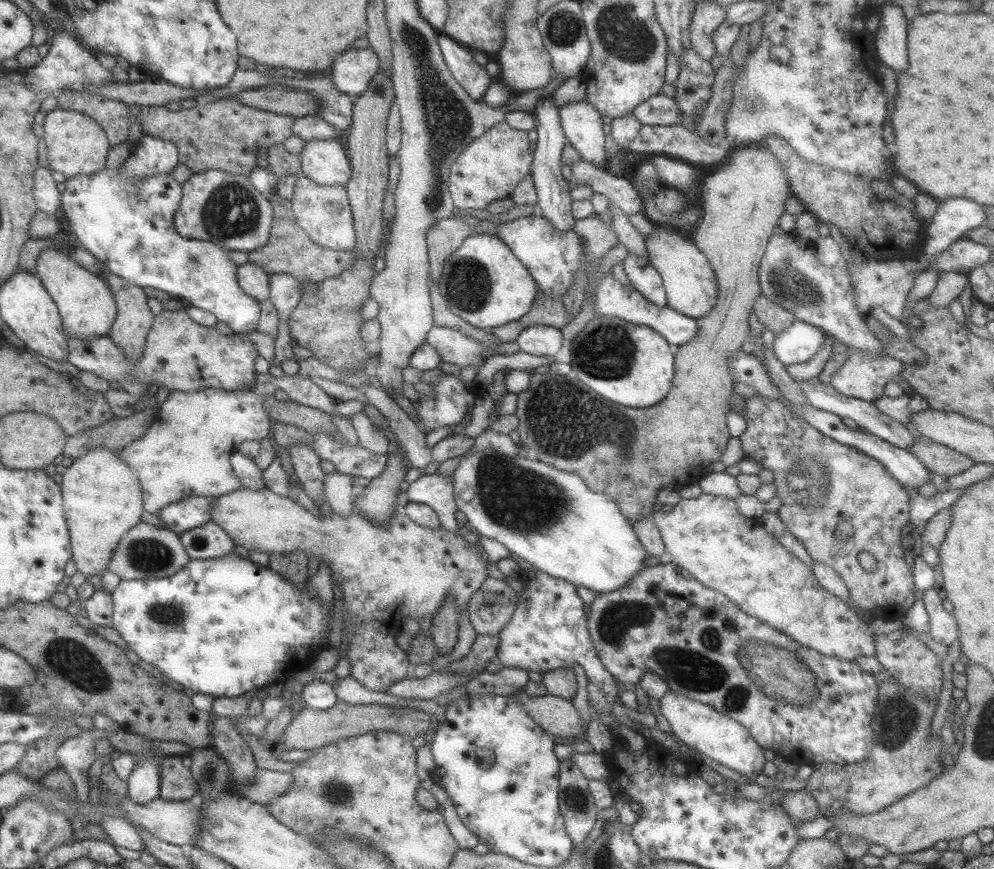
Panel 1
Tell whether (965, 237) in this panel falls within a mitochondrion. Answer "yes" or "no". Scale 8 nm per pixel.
no

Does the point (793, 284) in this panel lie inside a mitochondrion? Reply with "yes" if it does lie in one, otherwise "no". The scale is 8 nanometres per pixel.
yes

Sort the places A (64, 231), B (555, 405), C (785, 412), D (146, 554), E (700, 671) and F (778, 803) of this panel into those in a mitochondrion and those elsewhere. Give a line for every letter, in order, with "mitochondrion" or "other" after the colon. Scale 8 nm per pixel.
A: other
B: mitochondrion
C: other
D: mitochondrion
E: mitochondrion
F: other

